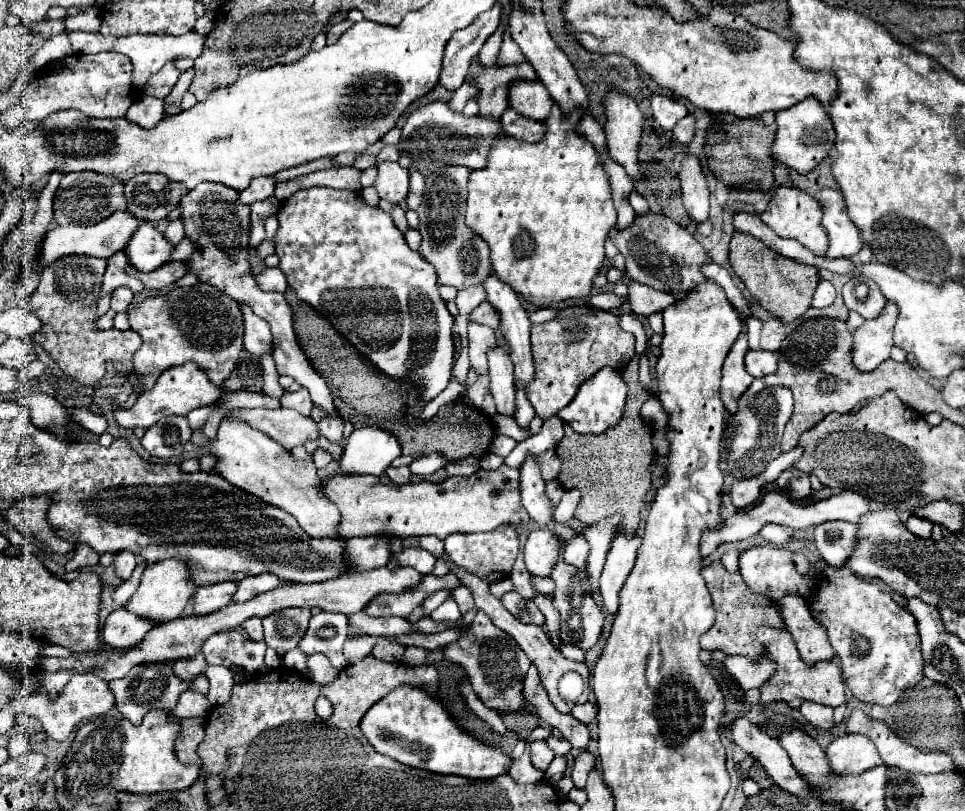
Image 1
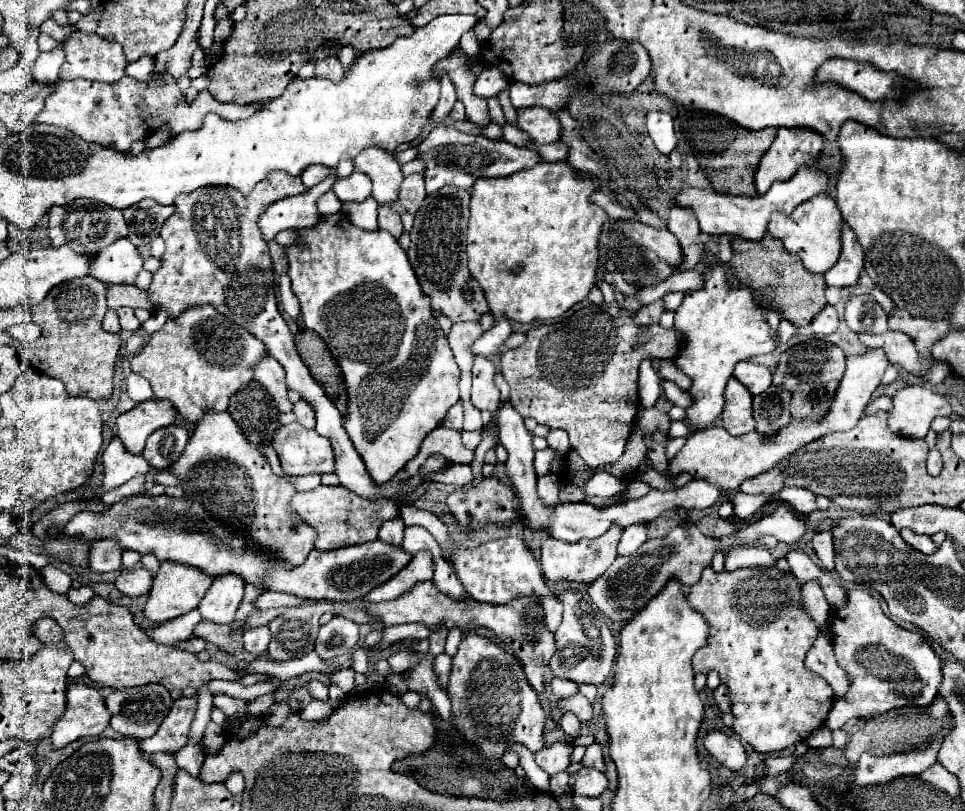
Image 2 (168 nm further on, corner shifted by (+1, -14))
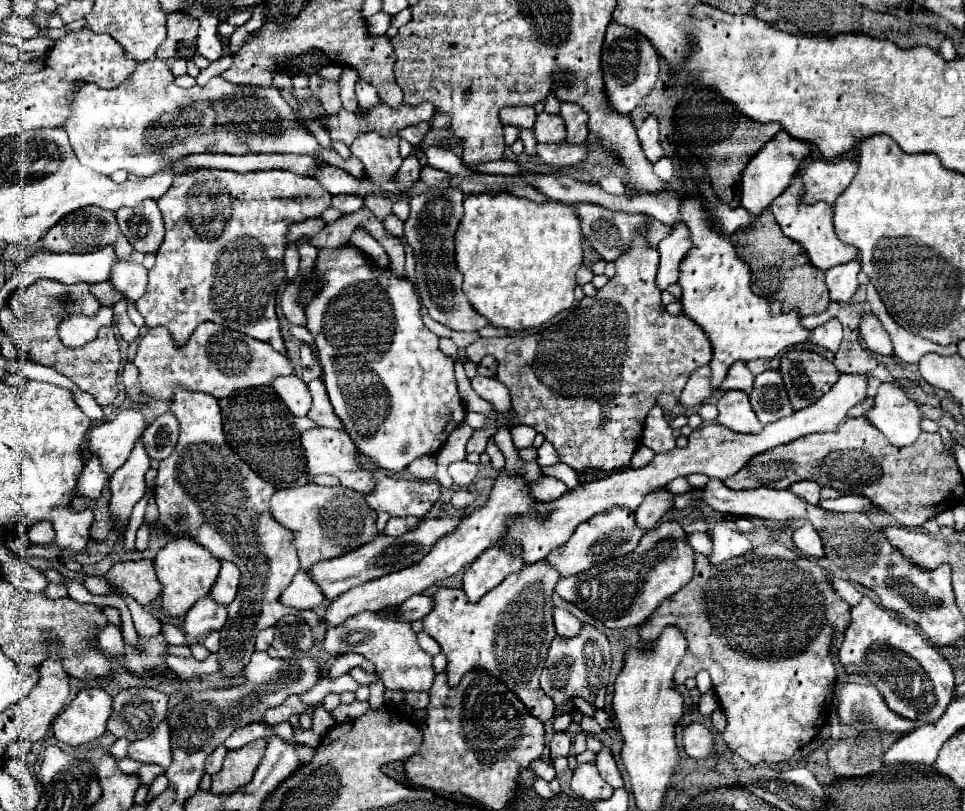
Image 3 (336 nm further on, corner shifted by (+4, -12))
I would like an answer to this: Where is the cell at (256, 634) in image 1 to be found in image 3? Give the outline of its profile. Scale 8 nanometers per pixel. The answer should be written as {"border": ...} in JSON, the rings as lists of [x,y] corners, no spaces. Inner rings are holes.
{"border":[[[269,627],[269,629],[263,629],[257,633],[257,643],[255,643],[255,651],[267,651],[271,641],[275,637],[275,629]]]}

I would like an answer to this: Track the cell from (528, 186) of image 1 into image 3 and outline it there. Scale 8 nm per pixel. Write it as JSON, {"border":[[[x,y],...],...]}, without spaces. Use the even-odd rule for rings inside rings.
{"border":[[[501,191],[497,195],[493,193],[473,193],[473,195],[465,195],[463,199],[463,207],[465,207],[465,215],[459,223],[459,229],[455,233],[455,257],[457,257],[457,267],[463,273],[463,293],[467,295],[469,303],[483,315],[489,319],[489,323],[497,325],[497,327],[507,327],[507,329],[527,329],[527,327],[539,327],[543,323],[547,323],[549,319],[553,319],[559,311],[567,309],[573,305],[575,297],[573,297],[573,289],[577,287],[577,271],[583,265],[583,233],[581,233],[581,219],[577,213],[577,205],[565,205],[565,203],[557,203],[557,201],[545,201],[545,203],[535,203],[527,197],[515,197],[507,191]]]}

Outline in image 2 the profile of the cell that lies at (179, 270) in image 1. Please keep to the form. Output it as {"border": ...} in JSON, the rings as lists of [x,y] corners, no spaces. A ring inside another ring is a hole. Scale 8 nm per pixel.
{"border":[[[112,285],[112,287],[108,287],[108,307],[118,309],[122,305],[128,305],[132,309],[136,309],[136,307],[150,309],[148,293],[140,291],[134,285]]]}

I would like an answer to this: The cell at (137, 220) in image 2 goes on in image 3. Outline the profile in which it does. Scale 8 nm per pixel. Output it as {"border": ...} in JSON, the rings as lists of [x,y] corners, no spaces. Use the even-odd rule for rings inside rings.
{"border":[[[143,201],[137,207],[121,207],[115,211],[115,217],[135,251],[149,253],[159,249],[165,229],[163,213],[157,207],[157,201]]]}

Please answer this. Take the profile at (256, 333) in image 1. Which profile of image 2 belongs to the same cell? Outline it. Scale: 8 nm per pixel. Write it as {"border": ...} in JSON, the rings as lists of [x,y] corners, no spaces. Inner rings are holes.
{"border":[[[266,355],[260,361],[260,365],[256,365],[254,371],[256,371],[256,381],[268,389],[268,393],[274,397],[280,413],[290,413],[294,405],[288,399],[288,387],[286,387],[282,365],[276,359],[272,359],[270,355]]]}

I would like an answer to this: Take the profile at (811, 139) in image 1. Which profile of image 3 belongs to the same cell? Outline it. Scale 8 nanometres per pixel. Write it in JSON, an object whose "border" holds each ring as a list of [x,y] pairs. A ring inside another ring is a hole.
{"border":[[[779,131],[747,165],[747,169],[743,171],[743,179],[741,179],[741,205],[759,215],[765,207],[771,205],[771,201],[783,193],[783,189],[791,183],[793,175],[797,173],[799,165],[809,157],[811,149],[809,143],[805,141],[797,141],[793,137],[789,137],[789,133]]]}

